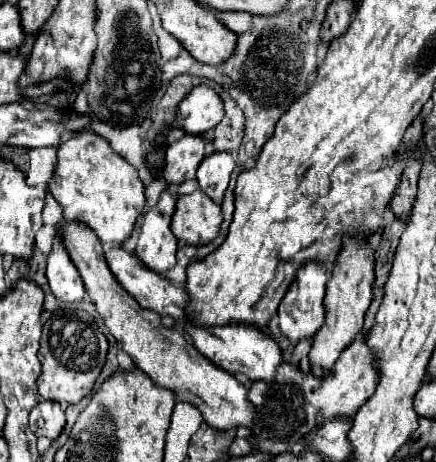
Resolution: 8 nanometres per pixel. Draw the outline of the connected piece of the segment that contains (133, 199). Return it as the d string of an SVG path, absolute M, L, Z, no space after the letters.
M76 131L58 147L58 163L48 181L48 191L62 205L66 221L78 221L90 227L102 243L122 245L134 229L136 219L144 213L144 183L138 171L120 157L110 143L94 131Z

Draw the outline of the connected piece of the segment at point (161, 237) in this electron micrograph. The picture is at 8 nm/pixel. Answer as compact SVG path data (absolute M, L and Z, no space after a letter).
M162 191L158 203L146 211L144 223L140 227L134 253L148 269L156 273L166 273L176 265L178 239L170 231L174 205L176 197L168 191Z

